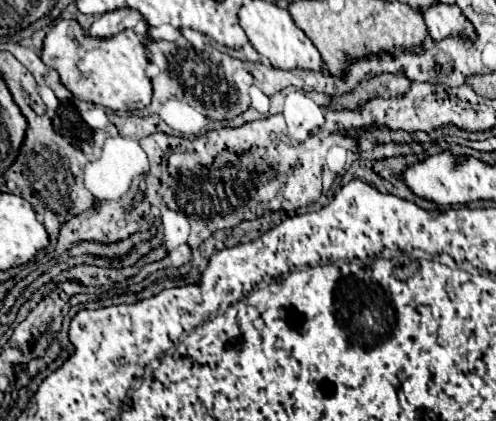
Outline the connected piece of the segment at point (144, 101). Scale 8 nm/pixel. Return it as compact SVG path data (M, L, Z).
M62 18L46 34L40 60L54 68L60 74L62 84L82 100L118 112L132 112L150 104L152 84L144 74L148 58L142 42L132 30L112 36L112 40L96 40L88 36L88 32L76 20Z

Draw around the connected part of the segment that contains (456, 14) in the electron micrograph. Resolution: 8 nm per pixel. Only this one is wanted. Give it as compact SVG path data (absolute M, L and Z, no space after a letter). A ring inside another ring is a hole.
M432 4L432 8L424 8L420 14L432 40L442 40L452 34L474 38L472 24L460 14L460 8L456 4Z

